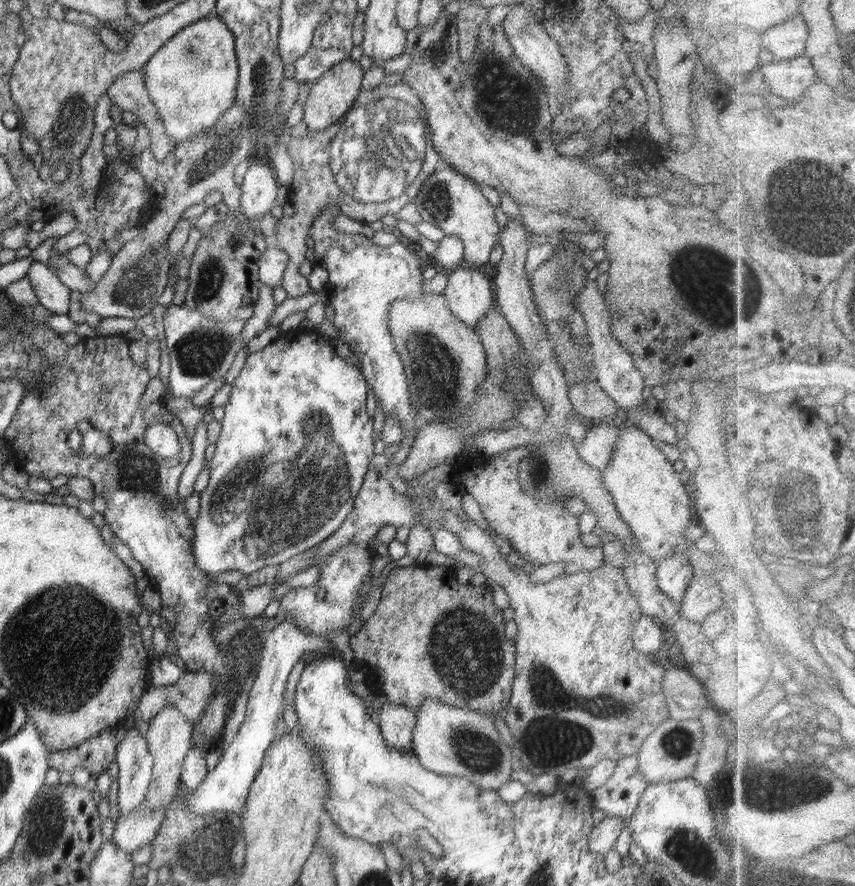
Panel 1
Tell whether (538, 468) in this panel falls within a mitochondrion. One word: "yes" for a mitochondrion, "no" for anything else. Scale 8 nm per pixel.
yes

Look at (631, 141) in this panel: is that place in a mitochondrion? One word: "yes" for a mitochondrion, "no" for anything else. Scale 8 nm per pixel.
no

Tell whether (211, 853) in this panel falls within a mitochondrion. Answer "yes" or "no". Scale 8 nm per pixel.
yes

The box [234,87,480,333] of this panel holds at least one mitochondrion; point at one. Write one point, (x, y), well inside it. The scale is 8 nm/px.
(386, 156)

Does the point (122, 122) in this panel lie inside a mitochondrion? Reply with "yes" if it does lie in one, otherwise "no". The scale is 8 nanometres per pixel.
no

